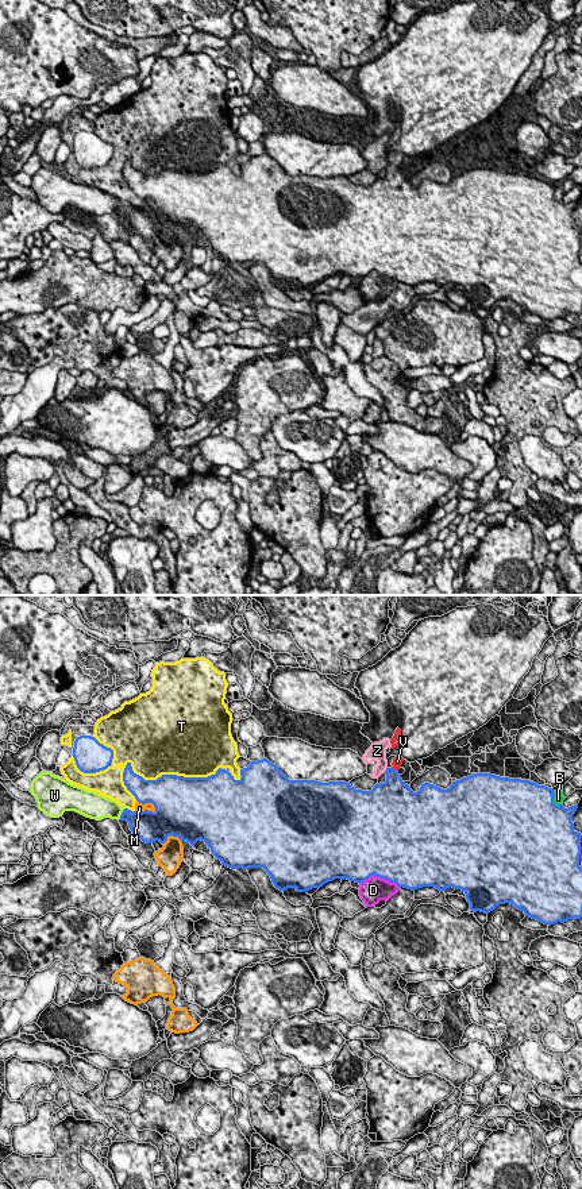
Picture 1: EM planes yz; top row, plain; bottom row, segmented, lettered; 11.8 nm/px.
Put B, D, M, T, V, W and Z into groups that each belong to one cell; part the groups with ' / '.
B / D / M T / V / W / Z

